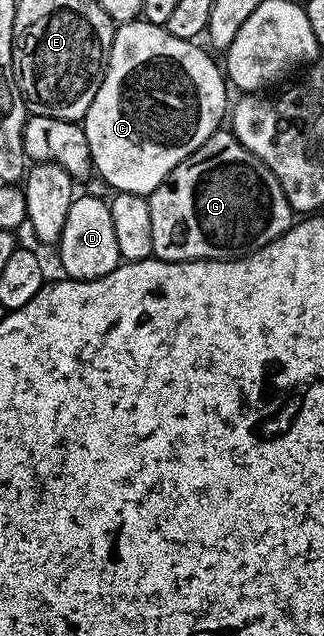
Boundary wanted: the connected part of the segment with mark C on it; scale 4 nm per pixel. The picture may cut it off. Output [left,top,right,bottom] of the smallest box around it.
[83,19,231,195]

